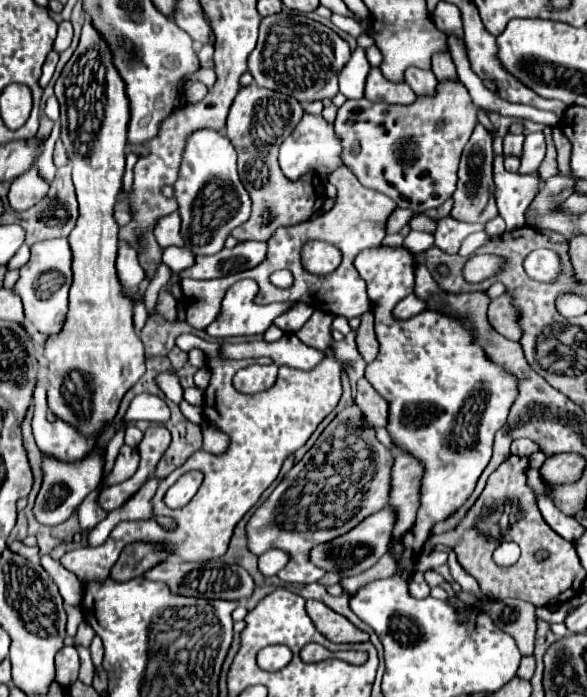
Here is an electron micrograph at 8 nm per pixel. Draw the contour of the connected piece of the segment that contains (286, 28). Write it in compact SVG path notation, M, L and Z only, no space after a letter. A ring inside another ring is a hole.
M279 12L261 20L259 42L249 56L249 72L263 88L289 94L299 102L313 102L333 98L339 92L337 74L349 56L349 44L331 28L301 14Z

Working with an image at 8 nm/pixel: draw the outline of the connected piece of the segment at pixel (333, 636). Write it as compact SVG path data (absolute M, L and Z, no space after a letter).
M307 600L305 610L309 618L313 620L313 624L317 626L317 630L325 634L325 638L329 638L331 642L339 644L339 642L367 642L369 640L367 632L361 632L359 628L355 628L347 618L335 614L323 602Z

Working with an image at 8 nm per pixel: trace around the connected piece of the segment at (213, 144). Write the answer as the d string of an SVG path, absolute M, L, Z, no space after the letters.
M195 130L185 142L181 172L173 190L181 214L181 238L193 254L217 254L231 230L249 220L251 198L237 176L235 160L233 144L215 130Z

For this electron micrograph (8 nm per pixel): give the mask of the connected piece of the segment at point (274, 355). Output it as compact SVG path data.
M285 334L275 342L245 342L245 344L225 344L221 348L225 358L259 358L267 356L277 366L291 366L297 370L313 370L323 358L325 352L305 346L295 334Z

